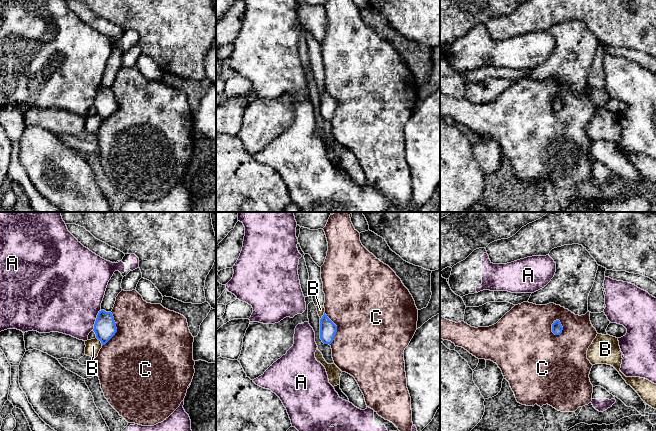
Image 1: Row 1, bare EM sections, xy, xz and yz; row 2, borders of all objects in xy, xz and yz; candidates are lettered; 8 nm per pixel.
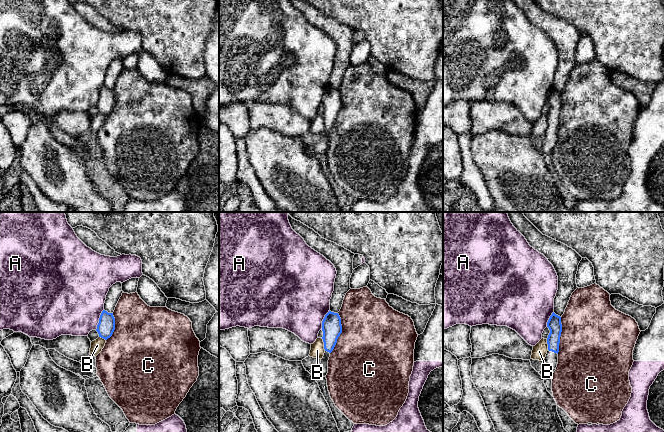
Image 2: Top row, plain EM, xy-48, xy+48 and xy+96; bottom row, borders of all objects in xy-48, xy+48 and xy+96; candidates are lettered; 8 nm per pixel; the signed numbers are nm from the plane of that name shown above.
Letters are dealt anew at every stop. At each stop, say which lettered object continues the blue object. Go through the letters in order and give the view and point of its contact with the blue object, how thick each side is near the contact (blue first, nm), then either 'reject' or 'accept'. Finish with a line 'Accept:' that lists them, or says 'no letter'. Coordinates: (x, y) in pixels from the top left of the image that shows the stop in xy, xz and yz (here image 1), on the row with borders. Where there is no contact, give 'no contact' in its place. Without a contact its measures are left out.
A: meets blue in xy at (96, 320); 180 nm thick on the blue side, 480 nm on the other; reject
B: meets blue in xy at (100, 340); 180 nm thick on the blue side, 120 nm on the other; reject
C: meets blue in yz at (552, 327); 90 nm thick on the blue side, 480 nm on the other; reject
Accept: no letter

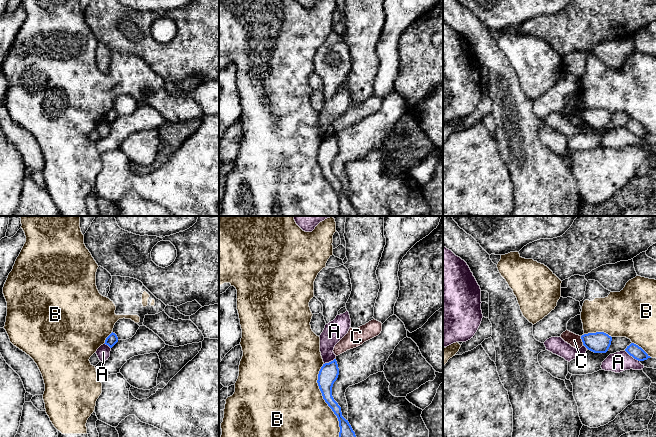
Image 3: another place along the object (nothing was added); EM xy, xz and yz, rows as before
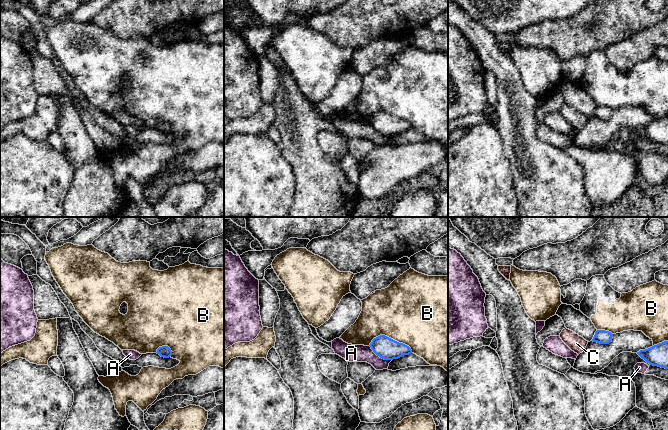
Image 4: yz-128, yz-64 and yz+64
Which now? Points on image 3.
A: meets blue in yz at (632, 356); 100 nm thick on the blue side, 160 nm on the other; reject
B: meets blue in xz at (324, 399); 160 nm thick on the blue side, 480 nm on the other; reject
C: meets blue in yz at (582, 340); 170 nm thick on the blue side, 100 nm on the other; reject
Accept: no letter

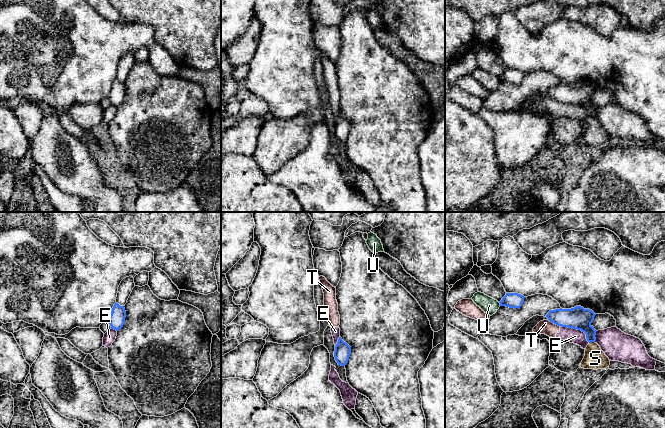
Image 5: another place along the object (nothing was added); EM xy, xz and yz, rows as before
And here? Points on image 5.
E: meets blue in yz at (577, 329); 180 nm thick on the blue side, 120 nm on the other; reject
S: meets blue in yz at (591, 341); 180 nm thick on the blue side, 170 nm on the other; accept
T: meets blue in yz at (554, 323); 180 nm thick on the blue side, 120 nm on the other; reject
U: meets blue in yz at (500, 304); 130 nm thick on the blue side, 130 nm on the other; reject
Accept: S

